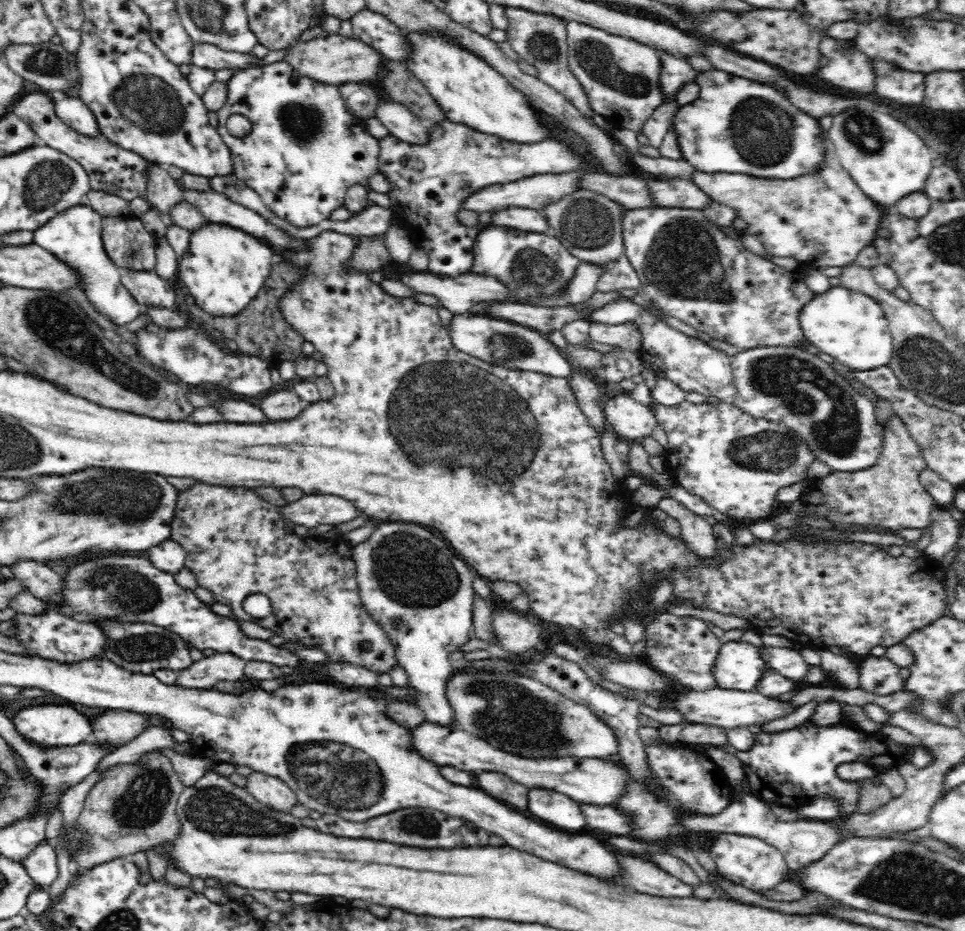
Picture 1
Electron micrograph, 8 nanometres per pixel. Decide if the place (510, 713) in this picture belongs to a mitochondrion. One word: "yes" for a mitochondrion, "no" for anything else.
yes

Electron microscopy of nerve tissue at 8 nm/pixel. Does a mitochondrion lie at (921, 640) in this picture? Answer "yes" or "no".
no

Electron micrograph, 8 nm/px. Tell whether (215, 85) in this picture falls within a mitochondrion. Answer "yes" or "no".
no

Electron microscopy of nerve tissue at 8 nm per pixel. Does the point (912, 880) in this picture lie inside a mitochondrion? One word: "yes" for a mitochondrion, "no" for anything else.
yes

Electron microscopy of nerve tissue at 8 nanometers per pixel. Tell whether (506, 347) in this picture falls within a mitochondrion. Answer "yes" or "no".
yes

